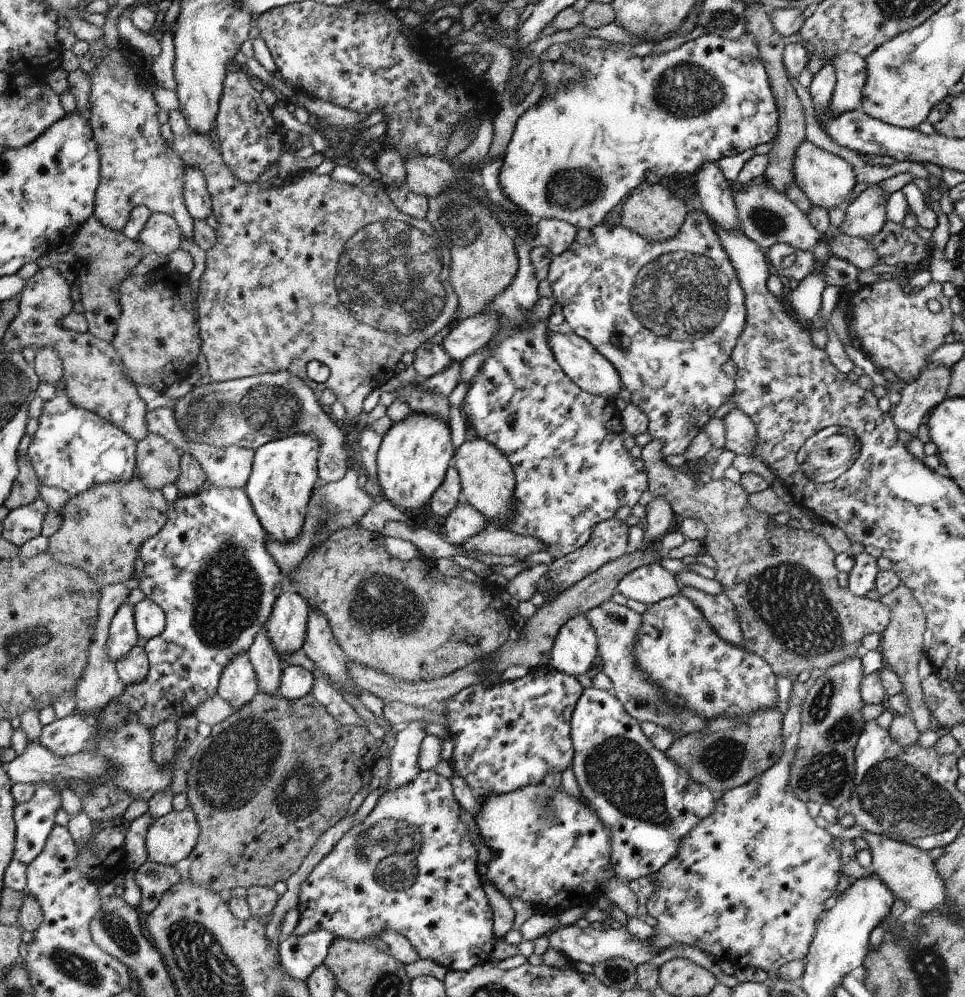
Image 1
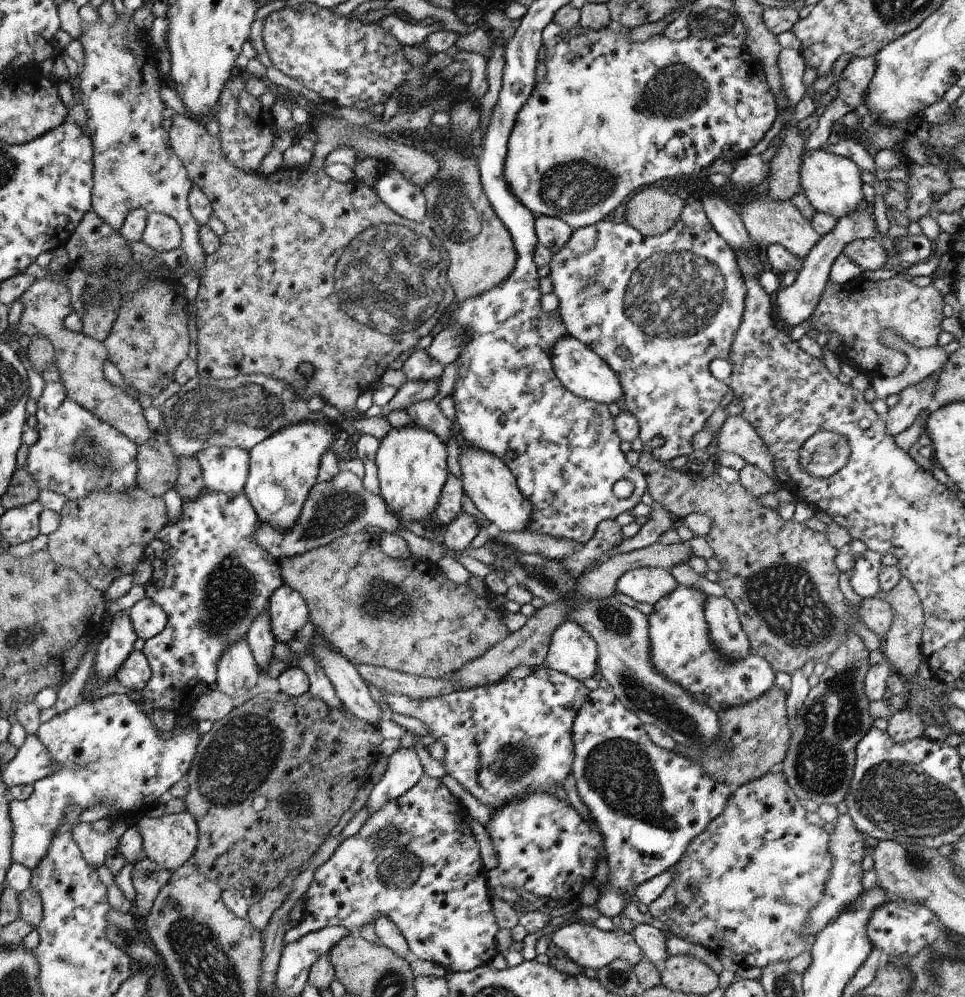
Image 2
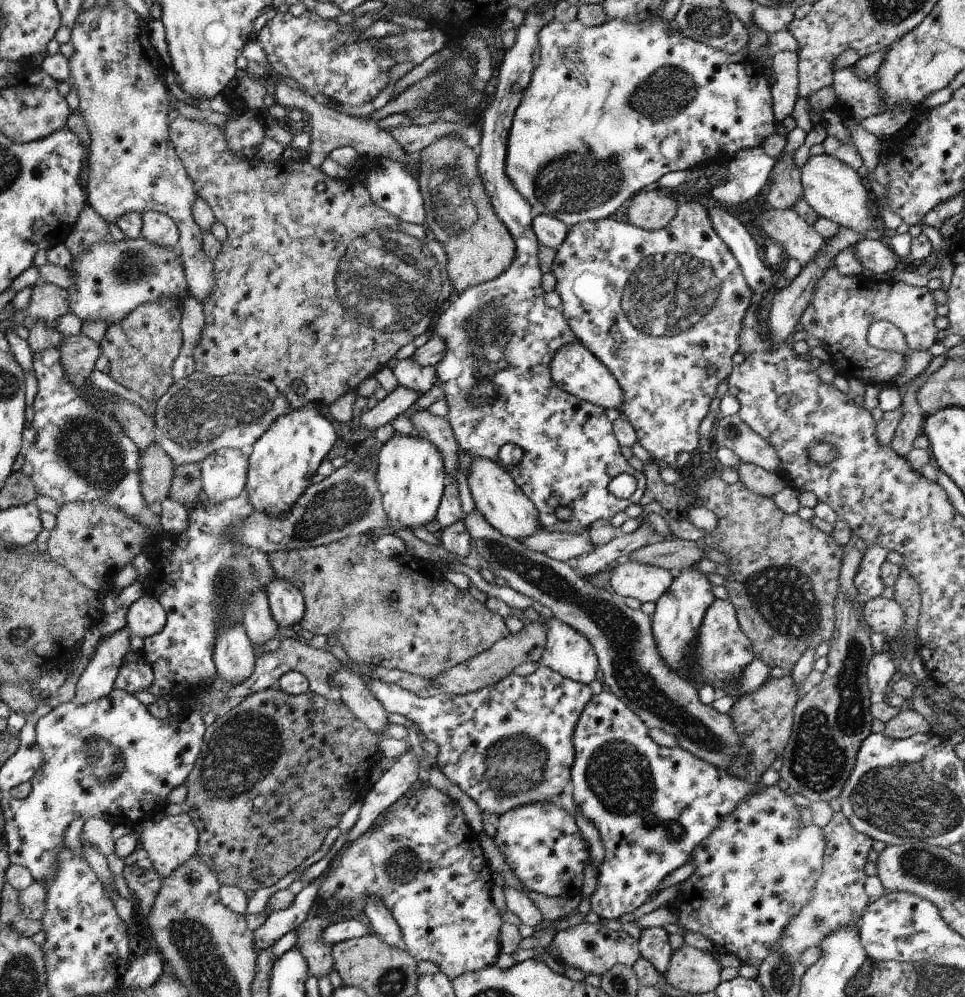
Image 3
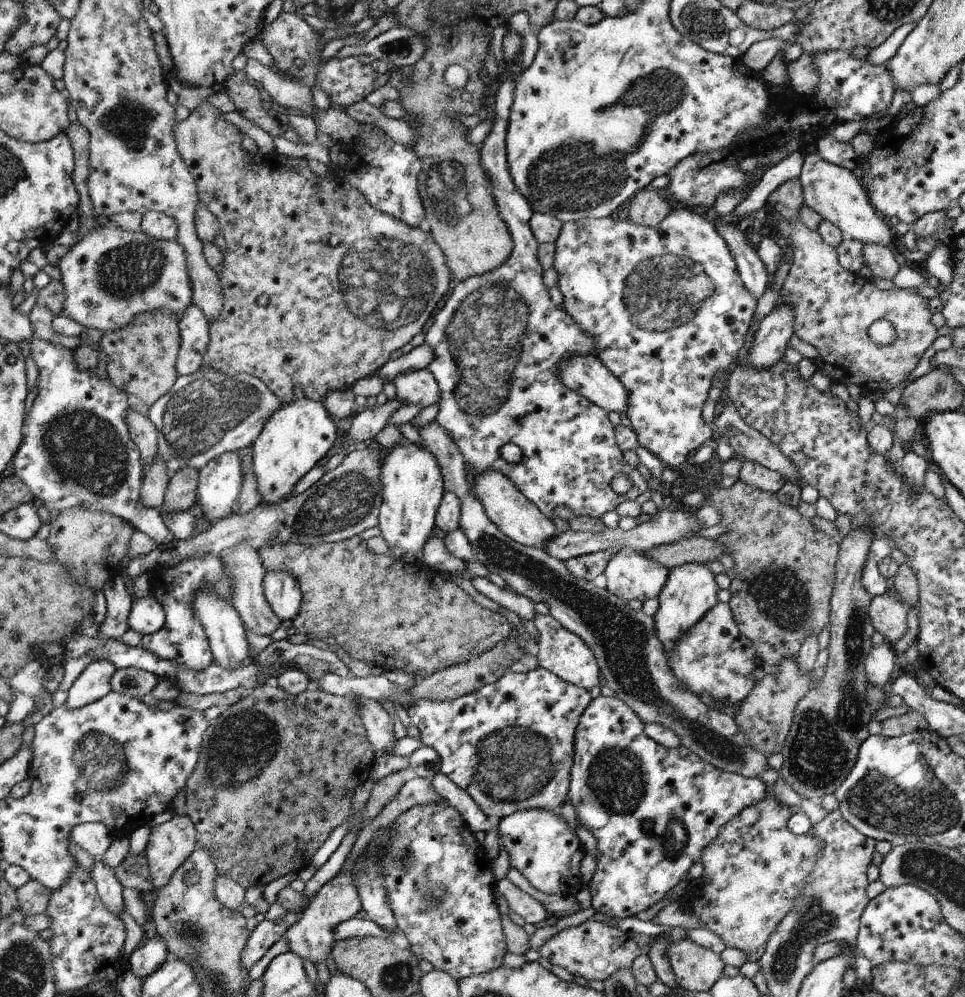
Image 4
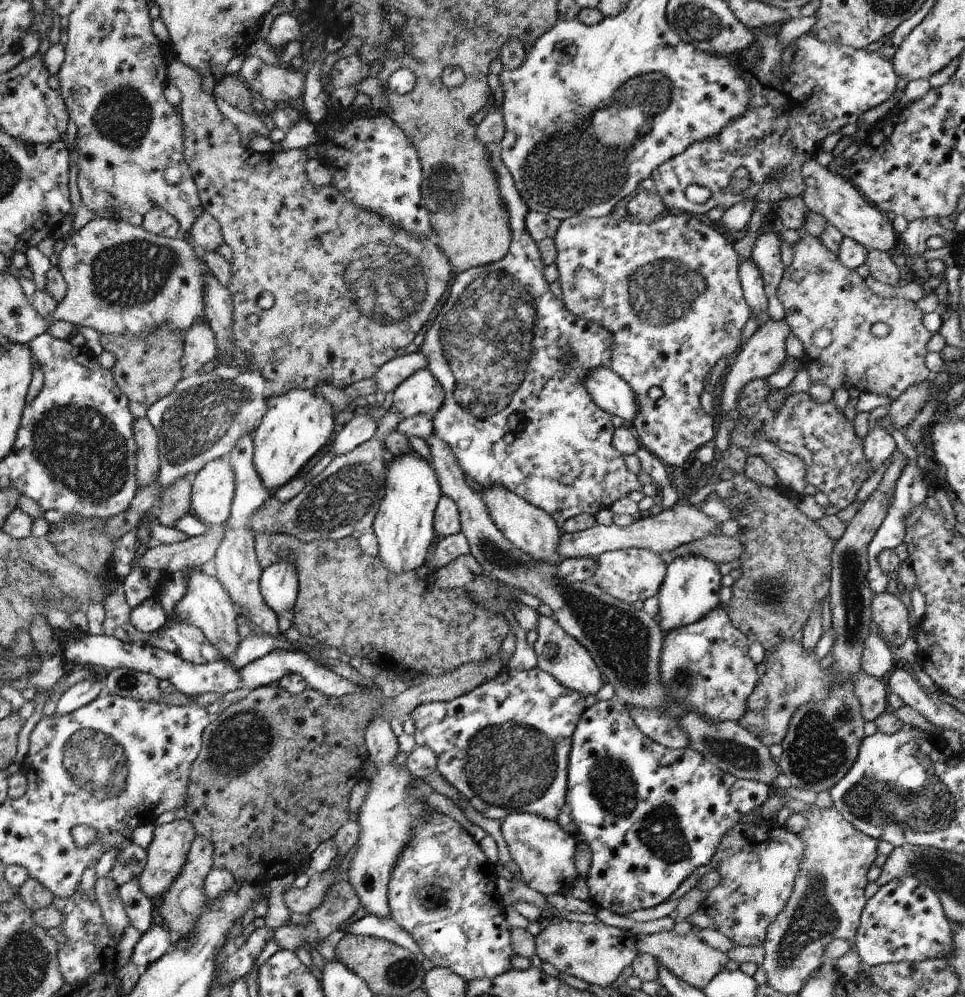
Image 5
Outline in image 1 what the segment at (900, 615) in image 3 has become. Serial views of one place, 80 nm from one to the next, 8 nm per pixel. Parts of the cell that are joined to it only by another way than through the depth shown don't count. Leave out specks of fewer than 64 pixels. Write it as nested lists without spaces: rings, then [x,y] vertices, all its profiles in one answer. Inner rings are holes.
[[[652,439],[651,442],[643,446],[641,459],[644,461],[646,471],[650,477],[650,485],[648,490],[653,497],[664,497],[667,503],[672,507],[672,510],[676,514],[680,514],[684,519],[690,519],[692,516],[696,519],[700,519],[707,528],[707,535],[705,536],[703,543],[706,546],[707,553],[714,558],[716,565],[715,579],[724,587],[724,594],[735,603],[735,610],[739,617],[739,625],[743,631],[742,646],[747,651],[757,654],[764,658],[773,668],[777,676],[784,676],[784,678],[790,678],[793,682],[796,680],[800,672],[808,670],[826,670],[833,667],[837,663],[841,663],[844,659],[856,654],[862,654],[861,640],[866,634],[882,634],[886,627],[889,625],[890,611],[889,608],[882,604],[880,601],[871,600],[865,597],[854,597],[850,592],[848,586],[842,587],[838,583],[838,568],[834,565],[834,559],[836,554],[832,551],[832,548],[826,543],[822,534],[815,534],[812,531],[806,529],[793,529],[789,525],[778,525],[774,521],[773,517],[766,513],[753,509],[747,502],[749,494],[744,490],[744,487],[740,483],[733,483],[729,479],[722,477],[720,480],[709,482],[708,484],[692,484],[692,477],[686,476],[683,468],[673,468],[668,465],[664,458],[662,458],[663,441],[658,439]]]

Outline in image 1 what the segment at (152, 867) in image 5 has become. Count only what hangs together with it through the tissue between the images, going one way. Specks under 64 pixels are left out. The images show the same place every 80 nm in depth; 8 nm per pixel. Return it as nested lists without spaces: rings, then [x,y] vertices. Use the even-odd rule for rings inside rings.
[[[188,806],[157,818],[149,826],[145,845],[148,858],[158,864],[175,865],[195,849],[198,822]]]

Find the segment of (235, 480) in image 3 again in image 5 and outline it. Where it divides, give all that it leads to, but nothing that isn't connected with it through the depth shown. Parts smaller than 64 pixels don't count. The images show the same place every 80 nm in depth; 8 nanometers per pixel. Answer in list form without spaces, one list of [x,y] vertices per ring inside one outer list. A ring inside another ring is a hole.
[[[228,457],[216,459],[193,475],[190,508],[209,528],[222,526],[230,517],[234,490],[234,472]]]

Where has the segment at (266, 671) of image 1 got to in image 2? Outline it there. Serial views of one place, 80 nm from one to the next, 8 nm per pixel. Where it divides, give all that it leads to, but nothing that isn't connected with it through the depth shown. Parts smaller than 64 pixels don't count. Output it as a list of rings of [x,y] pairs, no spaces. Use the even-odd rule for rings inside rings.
[[[266,610],[252,624],[246,639],[250,644],[251,650],[254,652],[255,661],[258,663],[260,673],[269,666],[270,661],[274,659],[272,649],[276,643],[275,636],[271,629],[271,616]]]

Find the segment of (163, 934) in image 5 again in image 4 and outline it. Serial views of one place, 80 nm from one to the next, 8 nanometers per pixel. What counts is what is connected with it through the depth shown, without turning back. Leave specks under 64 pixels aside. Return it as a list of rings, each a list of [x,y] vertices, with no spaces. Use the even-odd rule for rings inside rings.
[[[162,938],[148,940],[142,948],[136,948],[128,959],[129,970],[144,980],[167,961],[169,955],[166,943]]]

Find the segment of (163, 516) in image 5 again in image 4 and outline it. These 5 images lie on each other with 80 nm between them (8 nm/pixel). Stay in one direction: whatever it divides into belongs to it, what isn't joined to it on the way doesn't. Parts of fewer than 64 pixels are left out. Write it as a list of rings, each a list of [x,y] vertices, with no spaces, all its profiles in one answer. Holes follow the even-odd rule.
[[[188,467],[177,470],[170,475],[167,484],[163,506],[160,514],[186,511],[194,502],[197,502],[197,486],[199,483],[199,470]]]

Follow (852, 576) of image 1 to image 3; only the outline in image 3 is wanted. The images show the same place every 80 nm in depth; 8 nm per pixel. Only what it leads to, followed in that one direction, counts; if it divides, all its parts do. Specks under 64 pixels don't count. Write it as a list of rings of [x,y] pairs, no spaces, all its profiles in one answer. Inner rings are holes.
[[[868,546],[862,557],[858,572],[854,577],[854,586],[860,595],[866,594],[870,598],[876,598],[886,588],[881,579],[880,569],[888,550],[884,546]]]

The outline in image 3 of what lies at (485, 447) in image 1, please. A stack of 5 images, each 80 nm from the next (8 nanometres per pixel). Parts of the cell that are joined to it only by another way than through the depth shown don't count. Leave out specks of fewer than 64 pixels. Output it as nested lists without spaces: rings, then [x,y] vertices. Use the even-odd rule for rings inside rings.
[[[484,457],[472,458],[468,466],[467,480],[475,508],[503,535],[523,540],[543,528],[539,521],[539,509],[524,494],[523,489],[515,482],[514,476],[501,465],[501,462],[497,463]]]

